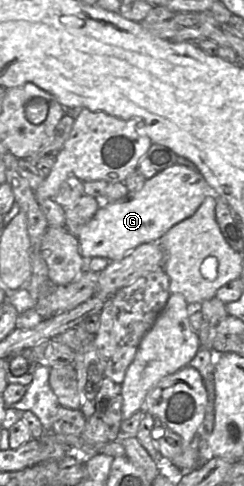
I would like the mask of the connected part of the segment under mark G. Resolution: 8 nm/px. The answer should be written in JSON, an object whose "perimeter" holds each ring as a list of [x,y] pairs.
{"perimeter":[[[182,164],[170,166],[146,179],[143,187],[124,198],[107,203],[98,196],[99,209],[81,229],[78,240],[83,257],[105,257],[110,261],[123,259],[142,243],[158,241],[171,227],[192,216],[208,196],[218,193],[204,176]]]}

